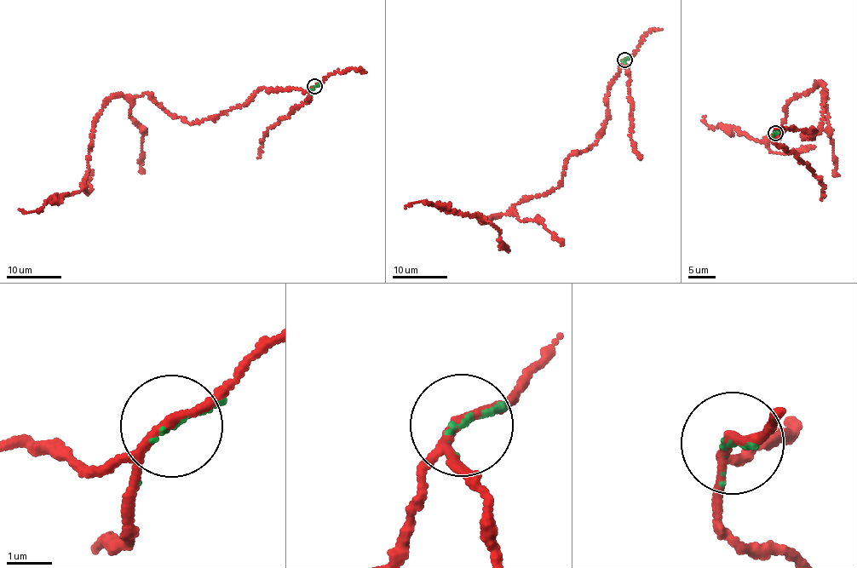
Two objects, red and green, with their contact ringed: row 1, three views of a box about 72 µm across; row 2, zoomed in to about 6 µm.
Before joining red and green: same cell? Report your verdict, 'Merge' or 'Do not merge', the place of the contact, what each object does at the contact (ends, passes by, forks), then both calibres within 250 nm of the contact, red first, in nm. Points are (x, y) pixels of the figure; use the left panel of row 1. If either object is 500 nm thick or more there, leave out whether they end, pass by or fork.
Merge. Place: (314, 86). At the ring red passes by. At the ring green ends. Thickness 190 nm (red) against 110 nm

